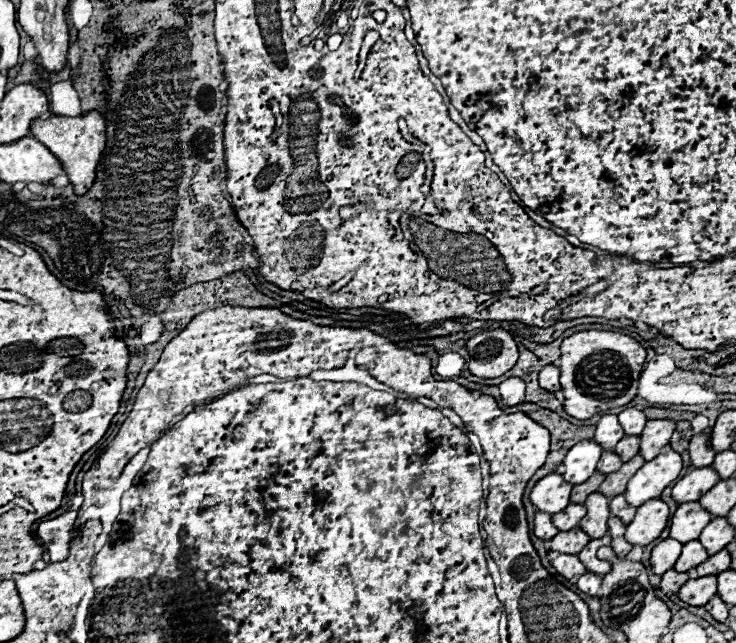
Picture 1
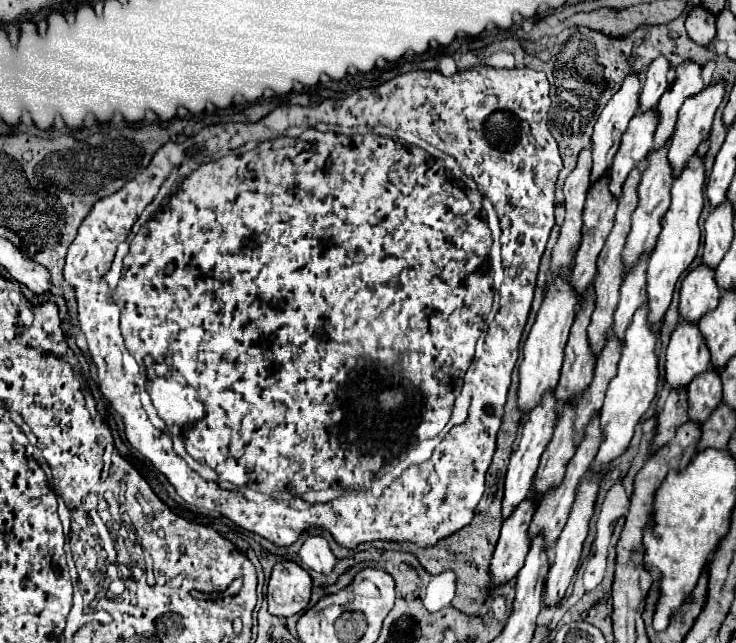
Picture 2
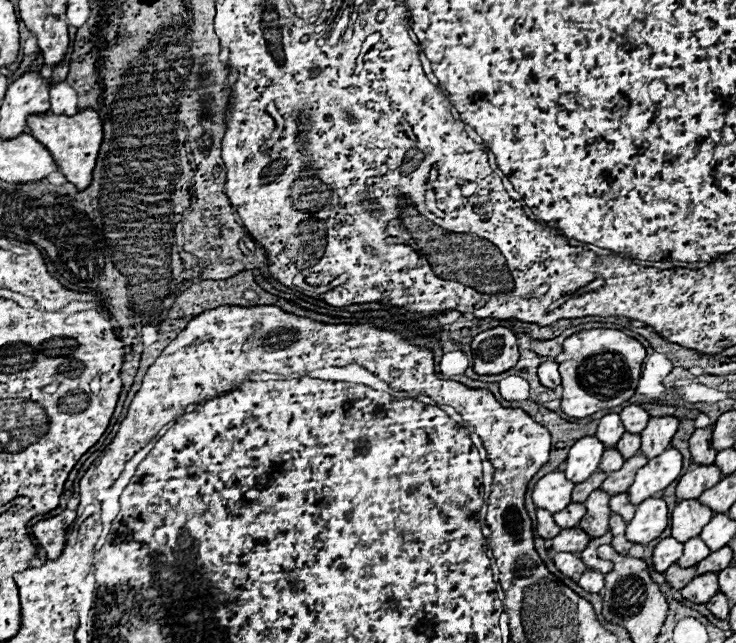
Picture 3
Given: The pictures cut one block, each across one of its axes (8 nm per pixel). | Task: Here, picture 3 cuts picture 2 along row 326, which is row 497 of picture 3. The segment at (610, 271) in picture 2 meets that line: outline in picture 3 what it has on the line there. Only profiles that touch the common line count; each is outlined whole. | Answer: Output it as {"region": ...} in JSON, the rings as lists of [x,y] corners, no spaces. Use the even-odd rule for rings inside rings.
{"region":[[[596,490],[596,494],[590,494],[588,502],[584,502],[588,512],[584,516],[584,522],[580,522],[580,528],[590,538],[598,538],[608,532],[608,518],[612,514],[608,508],[608,502],[610,502],[610,496],[602,490]]]}

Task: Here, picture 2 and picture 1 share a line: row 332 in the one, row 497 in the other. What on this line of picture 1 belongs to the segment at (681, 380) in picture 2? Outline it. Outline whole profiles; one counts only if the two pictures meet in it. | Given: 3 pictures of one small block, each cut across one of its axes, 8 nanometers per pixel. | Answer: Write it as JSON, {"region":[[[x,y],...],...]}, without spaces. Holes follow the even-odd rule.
{"region":[[[694,468],[690,474],[676,482],[676,486],[672,488],[672,498],[676,500],[676,504],[696,502],[702,494],[716,486],[716,482],[720,482],[720,478],[712,468]]]}

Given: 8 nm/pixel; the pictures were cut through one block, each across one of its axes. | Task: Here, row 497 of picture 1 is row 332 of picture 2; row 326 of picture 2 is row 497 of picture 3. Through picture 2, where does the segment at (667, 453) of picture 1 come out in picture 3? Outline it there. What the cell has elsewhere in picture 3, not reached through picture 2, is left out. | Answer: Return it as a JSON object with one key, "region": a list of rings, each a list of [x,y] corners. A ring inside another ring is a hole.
{"region":[[[668,448],[660,456],[648,460],[648,464],[636,472],[634,482],[628,488],[630,502],[638,506],[640,502],[652,496],[660,496],[664,488],[680,476],[680,470],[682,470],[682,454],[674,448]]]}

